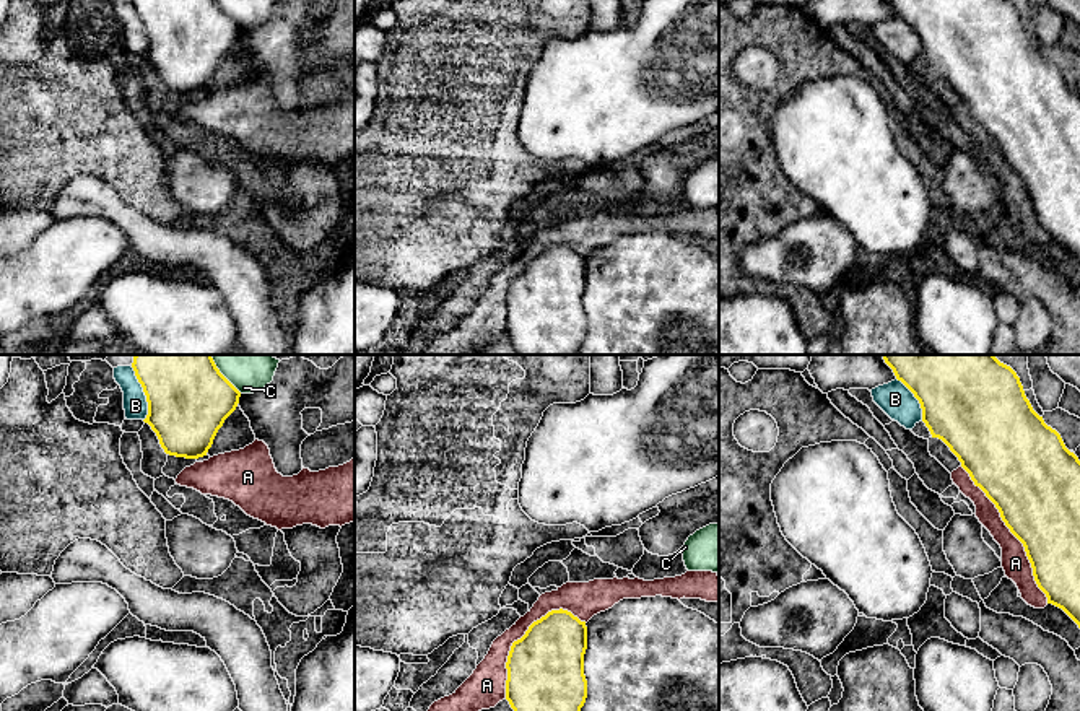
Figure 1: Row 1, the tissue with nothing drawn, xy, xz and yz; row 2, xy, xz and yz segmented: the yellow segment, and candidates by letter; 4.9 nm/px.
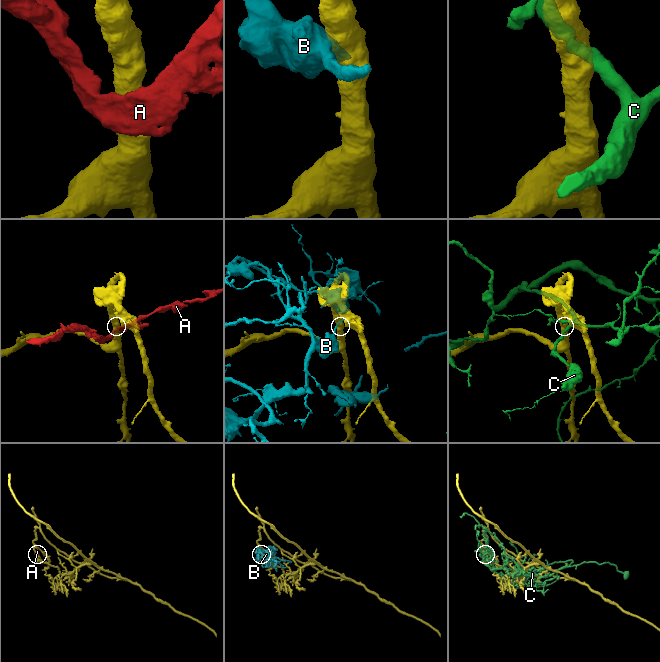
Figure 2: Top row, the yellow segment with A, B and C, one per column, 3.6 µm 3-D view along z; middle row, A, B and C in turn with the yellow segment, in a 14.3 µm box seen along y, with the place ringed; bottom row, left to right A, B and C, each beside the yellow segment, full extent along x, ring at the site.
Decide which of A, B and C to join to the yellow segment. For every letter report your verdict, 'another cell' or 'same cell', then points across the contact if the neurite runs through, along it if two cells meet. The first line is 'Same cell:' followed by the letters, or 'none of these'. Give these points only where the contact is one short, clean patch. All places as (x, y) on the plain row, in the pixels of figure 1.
Same cell: none of these
A: another cell
B: another cell
C: another cell

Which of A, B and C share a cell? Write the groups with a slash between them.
A / B / C

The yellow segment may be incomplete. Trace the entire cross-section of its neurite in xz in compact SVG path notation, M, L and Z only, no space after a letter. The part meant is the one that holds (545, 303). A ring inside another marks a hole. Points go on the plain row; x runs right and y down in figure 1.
M551 246L514 277L506 335L517 355L576 355L587 334L587 262L568 246Z

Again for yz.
M888 0L919 36L922 57L958 93L976 122L995 140L1002 156L1023 179L1038 223L1047 239L1062 244L1080 264L1080 96L1047 62L1007 0Z

